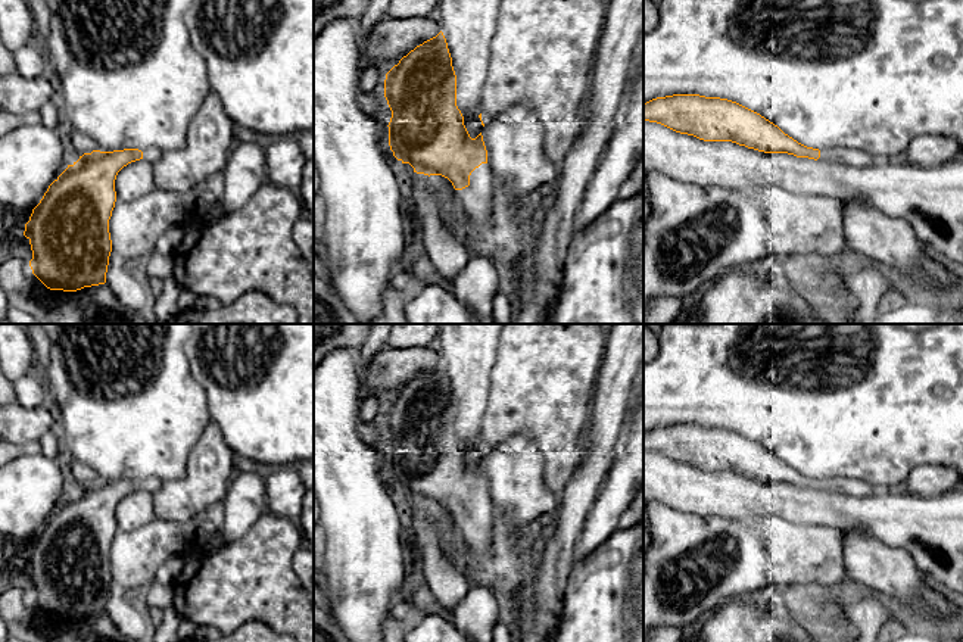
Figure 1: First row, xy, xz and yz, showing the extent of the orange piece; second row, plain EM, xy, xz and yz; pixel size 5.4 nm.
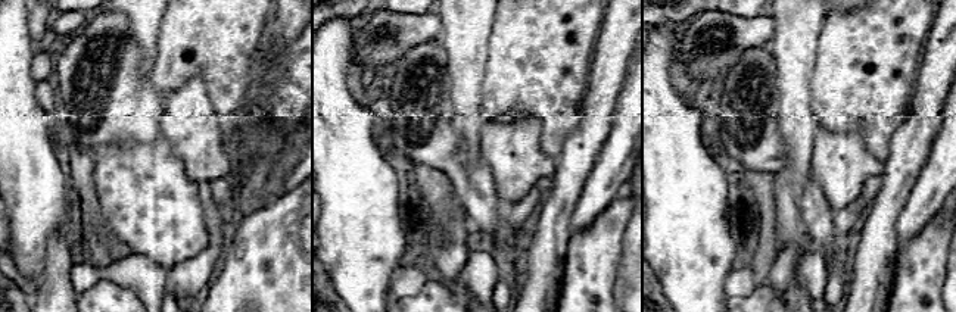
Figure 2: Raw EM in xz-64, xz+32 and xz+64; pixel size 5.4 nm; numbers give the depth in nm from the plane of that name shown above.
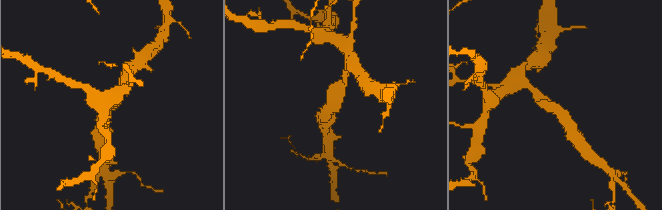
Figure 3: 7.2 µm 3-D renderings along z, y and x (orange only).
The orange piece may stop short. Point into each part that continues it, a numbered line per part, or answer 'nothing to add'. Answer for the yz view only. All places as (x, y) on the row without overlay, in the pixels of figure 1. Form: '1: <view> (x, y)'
1: yz (856, 488)

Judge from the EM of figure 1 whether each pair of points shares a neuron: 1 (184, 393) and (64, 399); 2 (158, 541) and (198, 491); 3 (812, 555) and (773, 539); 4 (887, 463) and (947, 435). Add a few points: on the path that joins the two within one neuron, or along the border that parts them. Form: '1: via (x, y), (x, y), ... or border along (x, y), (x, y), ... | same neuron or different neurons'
1: via (155, 399), (93, 399) | same neuron
2: border along (205, 508), (186, 520), (156, 519) | different neurons
3: via (803, 552), (797, 552), (782, 539) | same neuron
4: via (901, 448), (915, 435), (932, 435) | same neuron

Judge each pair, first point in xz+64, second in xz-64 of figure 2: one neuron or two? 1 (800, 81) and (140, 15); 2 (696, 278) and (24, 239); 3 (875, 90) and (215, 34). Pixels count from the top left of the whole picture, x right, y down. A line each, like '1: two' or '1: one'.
1: one
2: one
3: one

